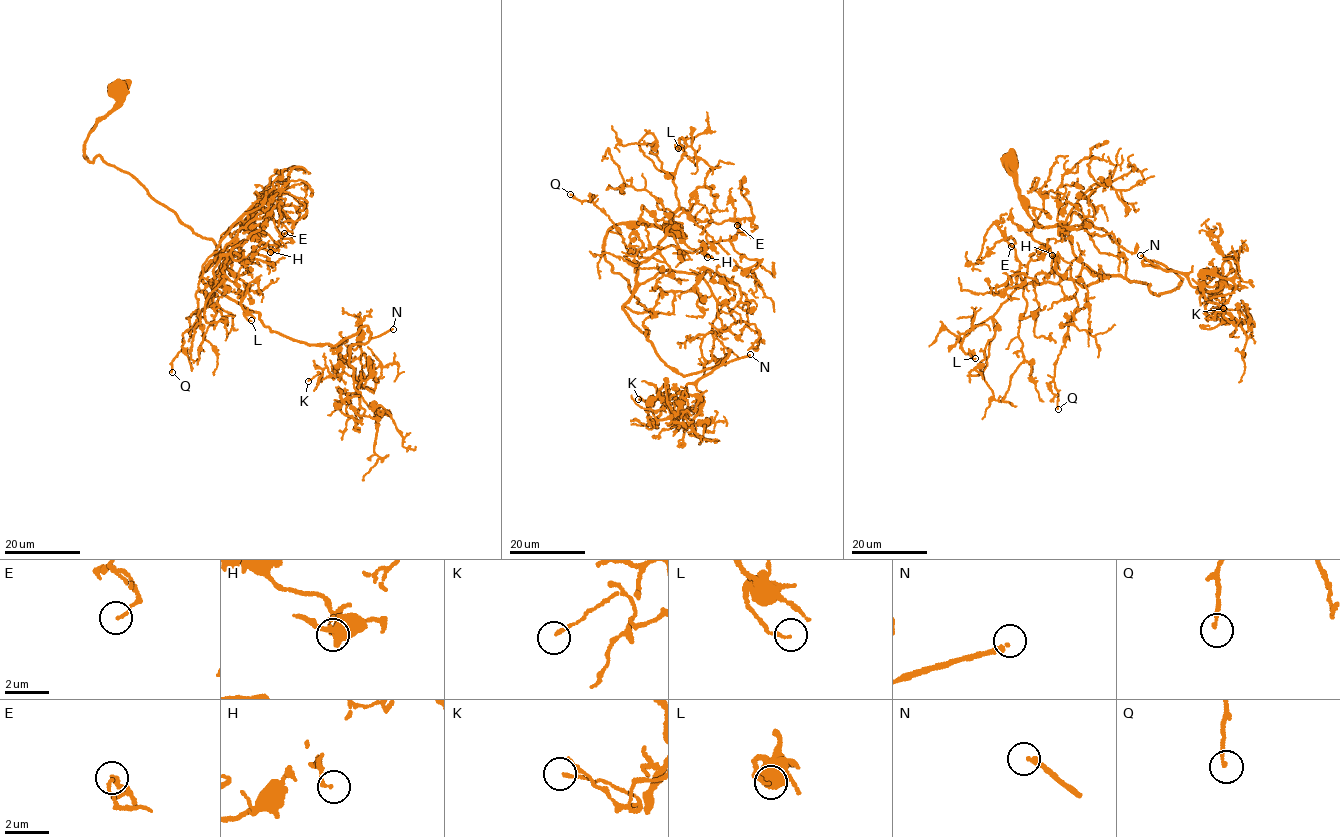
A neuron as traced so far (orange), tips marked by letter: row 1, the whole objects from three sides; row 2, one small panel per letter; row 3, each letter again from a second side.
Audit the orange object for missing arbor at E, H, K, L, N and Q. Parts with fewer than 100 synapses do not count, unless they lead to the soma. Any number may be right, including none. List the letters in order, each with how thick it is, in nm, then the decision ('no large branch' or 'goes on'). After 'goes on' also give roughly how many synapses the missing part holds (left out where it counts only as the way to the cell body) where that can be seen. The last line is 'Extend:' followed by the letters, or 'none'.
E: 120 nm thick; no large branch
H: 110 nm thick; no large branch
K: 140 nm thick; no large branch
L: 130 nm thick; no large branch
N: 180 nm thick; goes on; about 500 synapses
Q: 150 nm thick; no large branch
Extend: N

